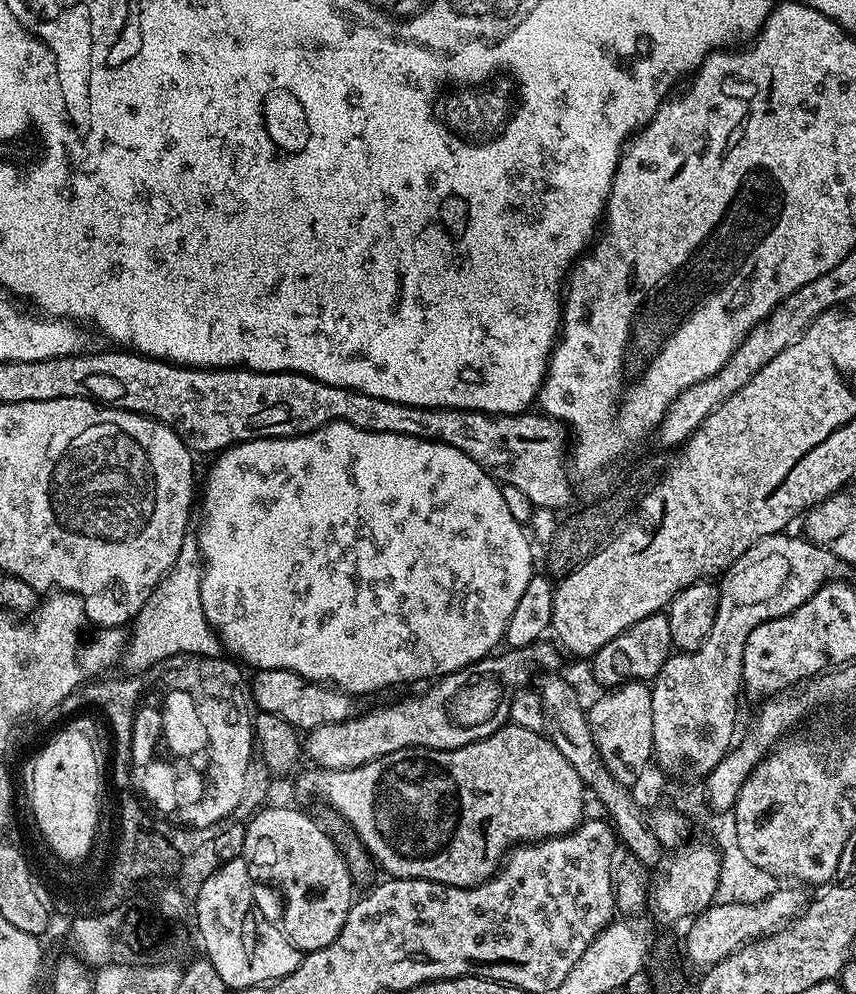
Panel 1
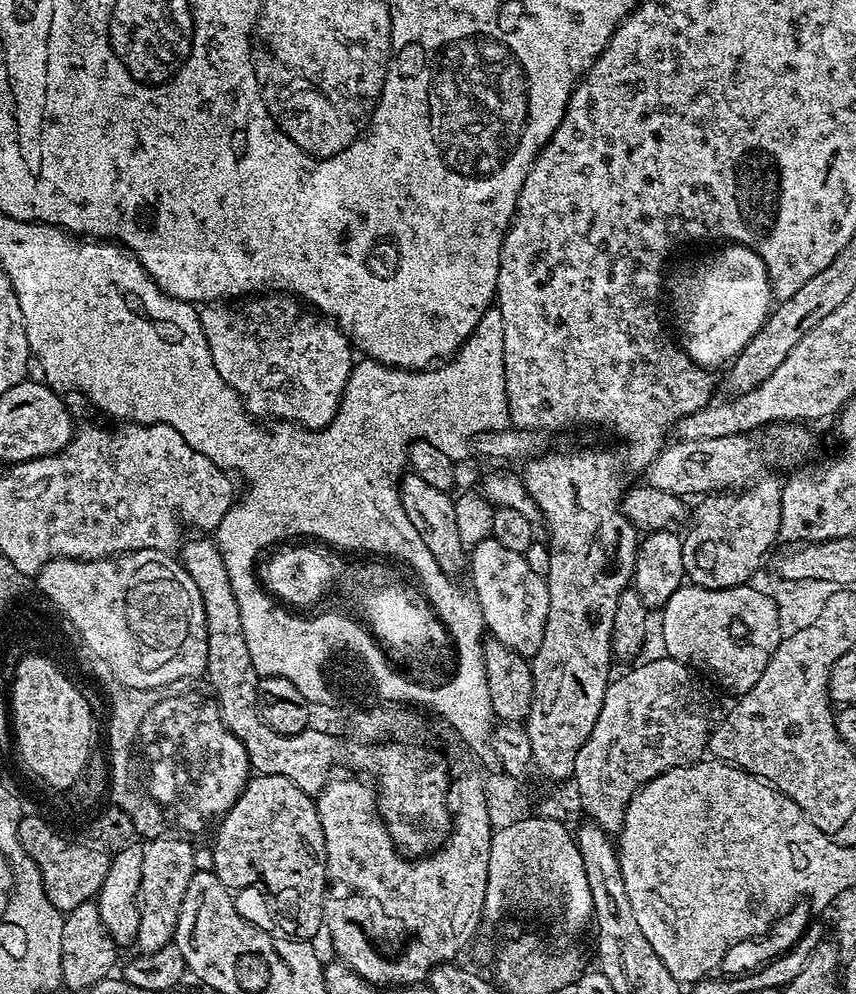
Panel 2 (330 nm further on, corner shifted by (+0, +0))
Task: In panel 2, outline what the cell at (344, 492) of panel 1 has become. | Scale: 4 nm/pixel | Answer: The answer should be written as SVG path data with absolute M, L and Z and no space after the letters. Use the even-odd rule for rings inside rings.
M493 538L479 540L470 552L470 572L475 595L492 596L490 632L498 642L525 658L532 657L542 642L548 613L548 582L530 570L523 555L506 549Z

